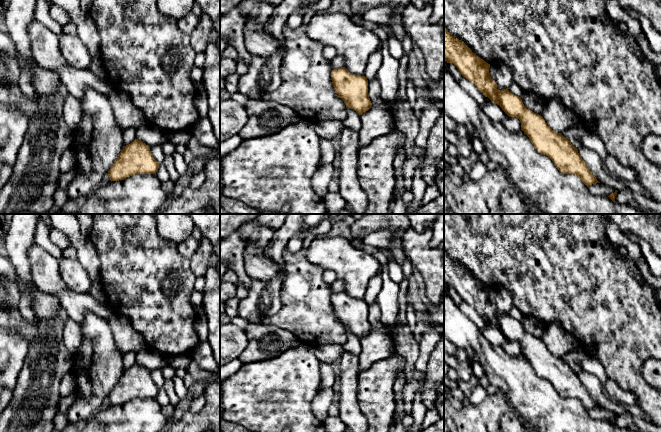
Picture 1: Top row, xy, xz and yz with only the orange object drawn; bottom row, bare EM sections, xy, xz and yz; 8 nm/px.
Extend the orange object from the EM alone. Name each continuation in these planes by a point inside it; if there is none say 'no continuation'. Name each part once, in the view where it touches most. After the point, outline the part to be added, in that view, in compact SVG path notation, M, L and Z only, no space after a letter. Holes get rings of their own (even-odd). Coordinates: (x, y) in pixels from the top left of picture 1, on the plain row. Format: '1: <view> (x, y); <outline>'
no continuation

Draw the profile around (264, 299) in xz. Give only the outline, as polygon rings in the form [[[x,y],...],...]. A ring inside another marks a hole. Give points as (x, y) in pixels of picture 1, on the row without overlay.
[[[275,276],[269,280],[253,279],[248,295],[240,300],[238,316],[249,323],[263,324],[282,307],[282,280]]]

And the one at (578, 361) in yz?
[[[580,348],[567,352],[562,359],[577,373],[589,372],[595,375],[602,384],[609,380],[603,364],[593,357],[587,357]]]

